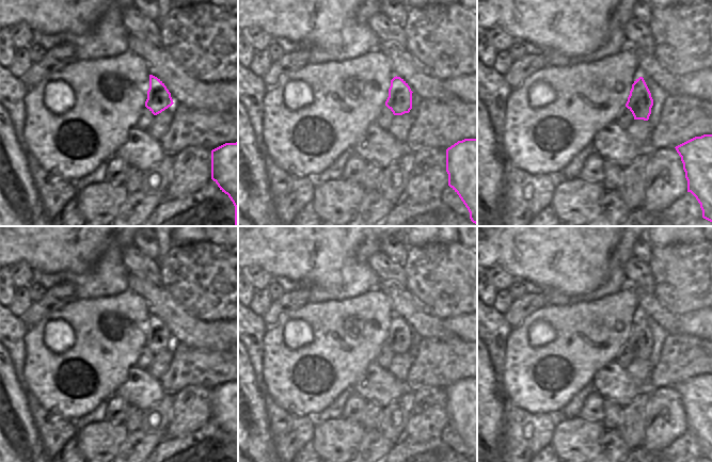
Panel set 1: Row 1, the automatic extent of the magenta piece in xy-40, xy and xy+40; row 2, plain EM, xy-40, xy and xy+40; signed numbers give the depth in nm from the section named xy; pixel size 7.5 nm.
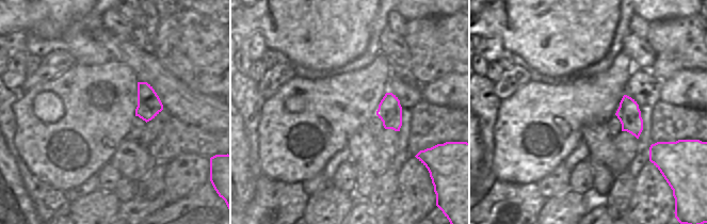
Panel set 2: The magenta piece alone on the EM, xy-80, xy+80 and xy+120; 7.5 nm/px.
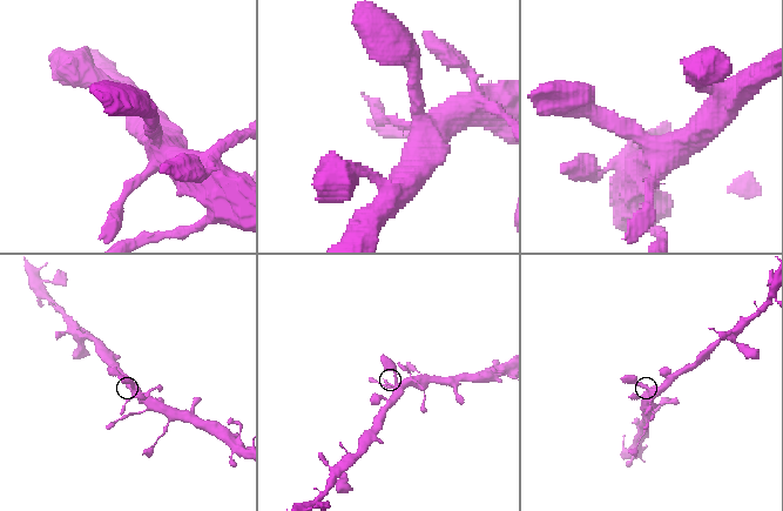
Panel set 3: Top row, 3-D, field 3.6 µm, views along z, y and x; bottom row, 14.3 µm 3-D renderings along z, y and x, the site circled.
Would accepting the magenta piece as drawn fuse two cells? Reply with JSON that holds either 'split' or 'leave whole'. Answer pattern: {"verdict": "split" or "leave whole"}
{"verdict": "leave whole"}

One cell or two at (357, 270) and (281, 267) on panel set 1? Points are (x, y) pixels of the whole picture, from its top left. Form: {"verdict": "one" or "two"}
{"verdict": "two"}

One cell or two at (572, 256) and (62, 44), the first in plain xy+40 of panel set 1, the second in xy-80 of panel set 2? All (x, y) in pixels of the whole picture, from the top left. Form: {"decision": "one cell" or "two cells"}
{"decision": "two cells"}

